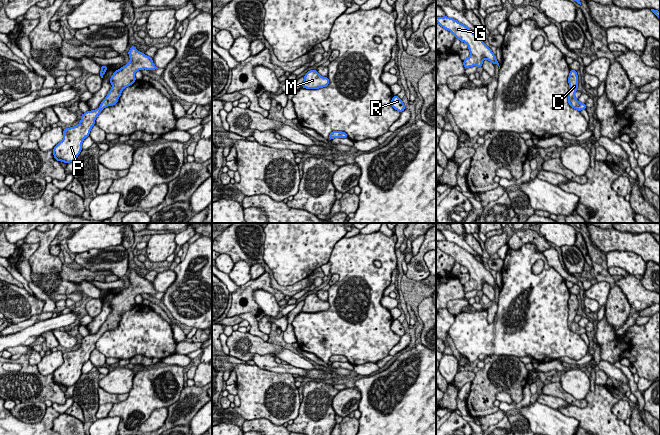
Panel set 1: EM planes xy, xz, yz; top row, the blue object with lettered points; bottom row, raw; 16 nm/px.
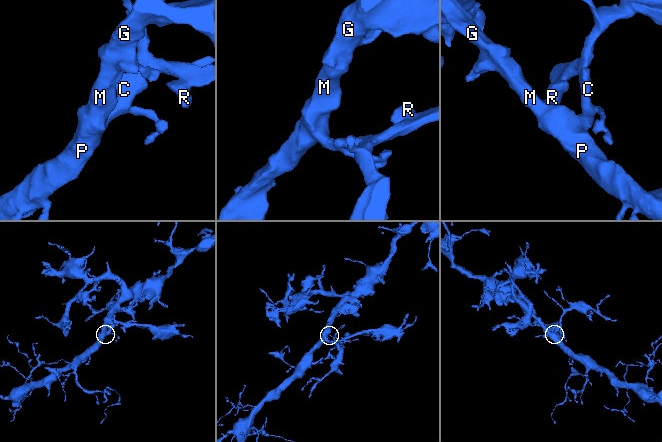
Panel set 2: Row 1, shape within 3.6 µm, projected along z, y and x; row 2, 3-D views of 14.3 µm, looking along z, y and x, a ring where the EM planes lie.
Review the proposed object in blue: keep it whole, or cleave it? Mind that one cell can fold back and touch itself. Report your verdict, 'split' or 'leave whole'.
leave whole

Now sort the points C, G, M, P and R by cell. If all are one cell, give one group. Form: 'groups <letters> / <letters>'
groups C G M P R

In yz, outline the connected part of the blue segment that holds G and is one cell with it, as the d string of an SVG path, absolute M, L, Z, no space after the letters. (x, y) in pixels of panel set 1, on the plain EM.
M447 240L436 241L436 246L453 257L455 262L468 269L470 280L463 285L465 293L472 290L482 291L484 283L489 284L493 289L497 288L499 290L492 274L470 252Z

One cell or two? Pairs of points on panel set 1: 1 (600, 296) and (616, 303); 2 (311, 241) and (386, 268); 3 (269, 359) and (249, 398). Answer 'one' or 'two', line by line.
1: two
2: two
3: two

